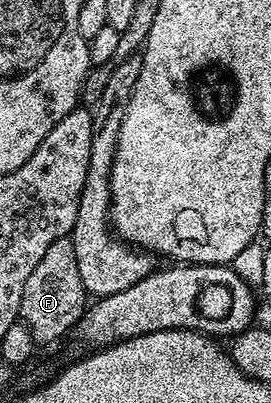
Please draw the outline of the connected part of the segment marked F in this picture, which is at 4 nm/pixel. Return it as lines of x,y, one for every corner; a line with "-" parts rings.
70,236
57,239
57,243
41,255
41,263
33,267
33,275
25,282
19,312
22,324
29,327
36,346
51,345
70,334
88,305
89,294
81,283
81,271
77,271
77,251
73,251

